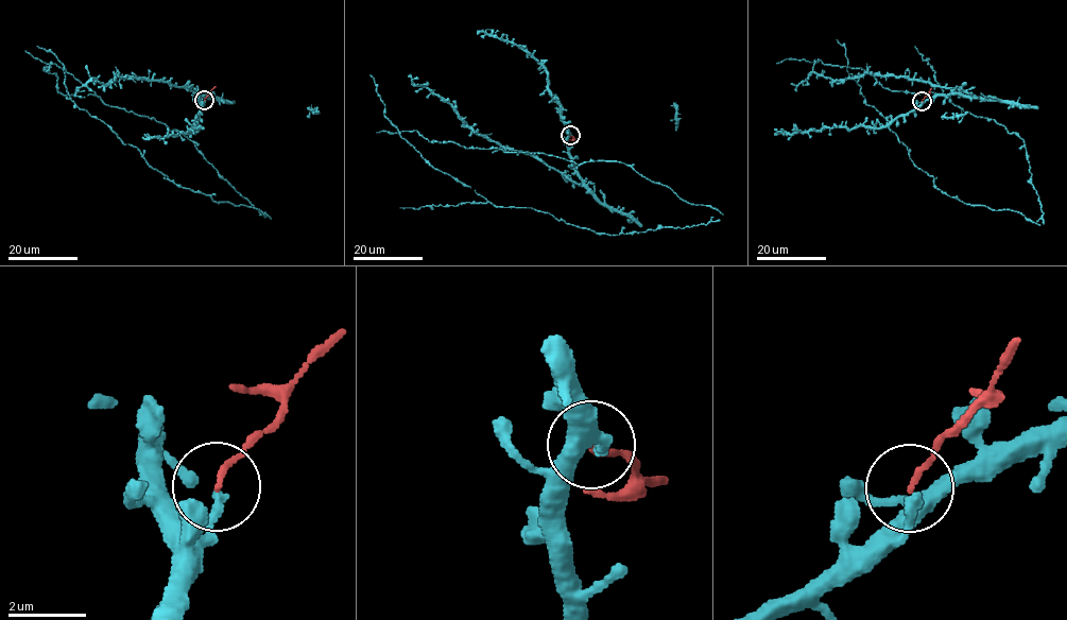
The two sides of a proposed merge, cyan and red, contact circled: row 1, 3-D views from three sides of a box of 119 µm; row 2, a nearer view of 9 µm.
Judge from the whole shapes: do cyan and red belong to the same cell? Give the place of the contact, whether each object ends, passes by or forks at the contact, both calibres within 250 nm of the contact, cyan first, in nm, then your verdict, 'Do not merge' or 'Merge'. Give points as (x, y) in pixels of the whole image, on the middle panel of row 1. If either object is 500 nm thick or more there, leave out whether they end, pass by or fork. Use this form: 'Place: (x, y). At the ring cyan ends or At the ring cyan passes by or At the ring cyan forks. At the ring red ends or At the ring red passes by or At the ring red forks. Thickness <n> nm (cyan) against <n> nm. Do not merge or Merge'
Place: (570, 135). At the ring cyan ends. At the ring red ends. Thickness 200 nm (cyan) against 130 nm. Do not merge

